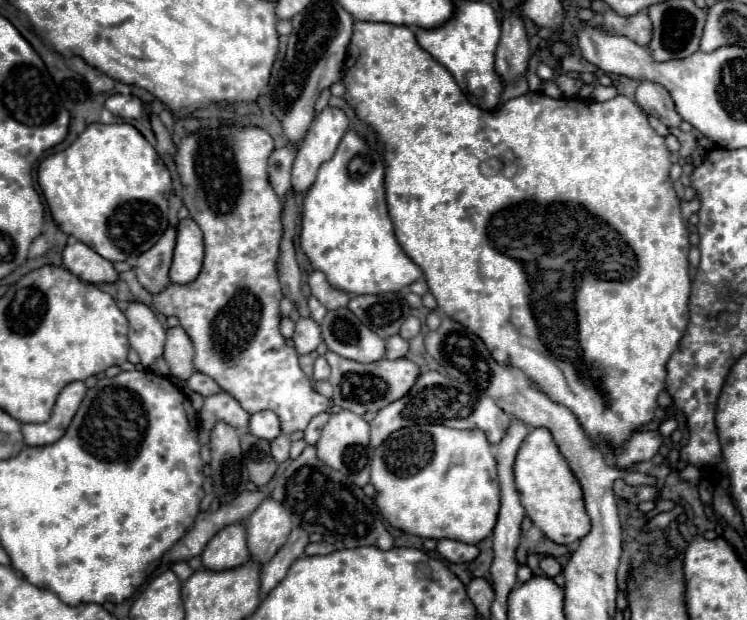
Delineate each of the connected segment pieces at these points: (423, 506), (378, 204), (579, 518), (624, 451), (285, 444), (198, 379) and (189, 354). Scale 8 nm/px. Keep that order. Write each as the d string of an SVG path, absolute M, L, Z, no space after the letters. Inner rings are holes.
M414 425L392 433L376 451L372 459L370 483L376 489L376 505L382 517L394 527L410 535L426 539L454 539L478 545L488 535L498 519L500 485L496 473L496 459L492 461L490 445L478 429L460 431L446 425Z
M348 131L336 155L320 165L318 177L312 189L304 197L302 205L302 233L300 233L300 249L310 259L316 271L322 271L328 283L344 293L350 295L380 295L380 293L396 293L402 287L412 285L422 277L422 269L414 265L402 247L396 241L394 227L390 215L386 211L384 199L384 161L382 155L376 153L374 163L374 149L366 145L354 131Z
M540 427L528 433L516 455L514 477L526 515L550 541L558 545L570 545L588 533L590 519L584 509L582 489L576 477L572 477L572 471L568 469L568 463L560 455L548 429Z
M636 431L630 441L620 451L616 451L614 465L618 469L628 469L638 461L648 461L658 453L662 443L664 437L660 435L660 431Z
M284 435L276 437L272 441L272 457L274 457L274 461L276 463L288 461L288 453L290 453L290 441L288 441L288 437L284 437Z
M194 373L190 379L188 379L188 387L196 393L200 393L202 397L210 397L210 395L216 395L220 393L220 387L216 385L216 381L212 381L210 377L202 375L202 373Z
M182 327L168 329L166 347L164 347L164 361L170 367L170 377L186 381L194 373L192 357L194 357L192 341L184 333L184 329Z

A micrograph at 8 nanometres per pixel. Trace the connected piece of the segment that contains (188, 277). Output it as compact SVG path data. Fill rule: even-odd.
M186 217L178 223L174 261L170 267L170 281L176 285L192 283L202 269L202 259L204 259L202 231L194 223L194 219Z

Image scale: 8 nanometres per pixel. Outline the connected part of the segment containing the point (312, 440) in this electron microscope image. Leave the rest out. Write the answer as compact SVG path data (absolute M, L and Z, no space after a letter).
M320 413L320 415L316 415L316 417L312 417L310 419L310 423L308 423L308 427L306 427L306 443L310 443L310 445L316 445L316 441L318 441L318 437L320 437L320 431L322 431L322 427L326 425L326 421L330 419L330 413Z

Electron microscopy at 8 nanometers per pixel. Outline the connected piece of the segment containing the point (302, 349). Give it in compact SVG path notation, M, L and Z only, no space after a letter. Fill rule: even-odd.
M300 317L296 323L296 333L292 337L296 353L298 355L310 355L316 351L318 343L322 341L320 337L320 325L314 319L304 319Z

